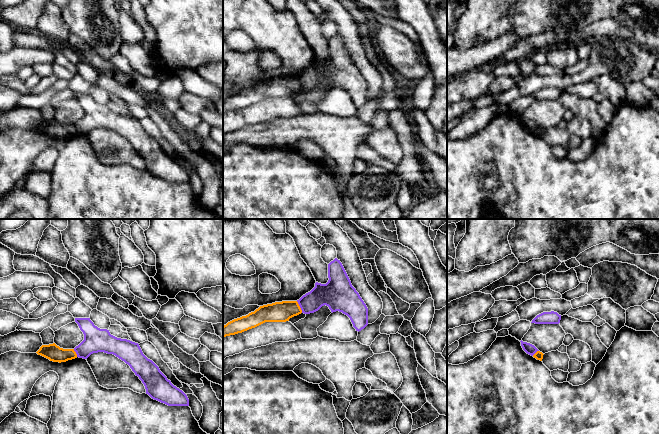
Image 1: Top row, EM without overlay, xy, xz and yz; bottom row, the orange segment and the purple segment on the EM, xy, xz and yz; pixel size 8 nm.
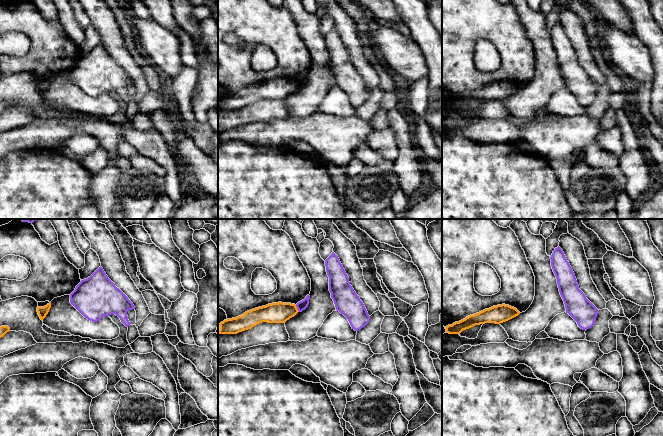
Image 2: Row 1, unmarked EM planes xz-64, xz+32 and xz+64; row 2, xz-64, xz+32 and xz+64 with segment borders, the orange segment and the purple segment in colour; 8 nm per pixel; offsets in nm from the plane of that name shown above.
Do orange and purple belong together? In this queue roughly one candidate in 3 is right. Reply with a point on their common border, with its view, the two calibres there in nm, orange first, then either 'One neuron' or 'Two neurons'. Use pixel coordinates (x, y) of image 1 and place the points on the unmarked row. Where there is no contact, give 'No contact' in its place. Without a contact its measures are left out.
Touches orange at xz (299, 83). Thickness 160 nm (orange) against 180 nm. Two neurons

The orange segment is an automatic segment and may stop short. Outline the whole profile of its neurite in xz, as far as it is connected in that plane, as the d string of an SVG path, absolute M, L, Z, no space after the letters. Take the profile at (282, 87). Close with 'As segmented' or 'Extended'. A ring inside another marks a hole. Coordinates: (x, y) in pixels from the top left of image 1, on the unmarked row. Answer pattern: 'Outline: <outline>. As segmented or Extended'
Outline: M282 77L260 82L246 92L223 102L223 113L242 109L265 98L286 98L302 89L297 77Z. As segmented

